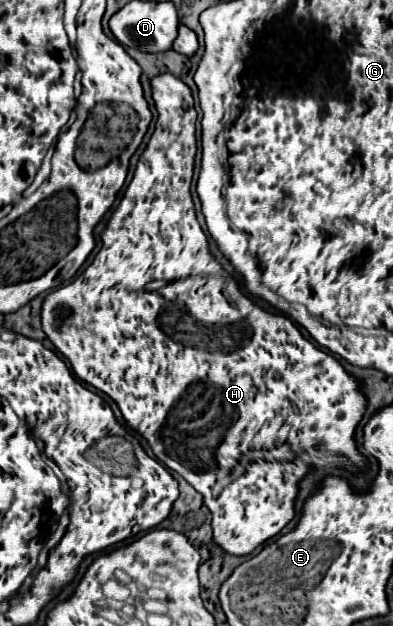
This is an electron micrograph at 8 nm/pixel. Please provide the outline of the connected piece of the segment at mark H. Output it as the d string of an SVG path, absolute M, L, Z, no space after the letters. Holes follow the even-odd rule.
M164 73L164 75L158 75L152 79L152 97L156 101L156 111L158 111L156 131L152 133L148 147L144 149L146 155L140 155L134 179L130 181L130 185L122 197L120 207L112 213L112 217L110 217L110 221L102 233L102 249L94 257L92 265L86 267L84 273L76 277L76 281L52 291L44 299L42 329L44 329L46 337L54 343L54 347L70 361L76 377L90 383L92 387L104 391L106 395L110 395L118 403L128 426L132 430L138 431L148 441L156 459L162 461L172 471L176 471L178 475L182 475L204 497L204 505L212 513L214 541L224 551L228 551L232 555L248 555L258 545L262 545L270 537L278 535L286 527L286 523L294 517L294 499L298 493L296 483L302 477L302 473L296 473L294 461L282 463L276 459L268 459L270 455L266 455L266 451L276 447L280 441L288 441L288 445L292 445L292 451L294 453L298 451L296 453L298 459L302 461L302 457L304 457L304 463L308 463L308 461L312 461L314 465L336 463L338 455L340 455L340 465L344 465L348 469L364 467L366 459L356 451L352 433L354 433L354 429L362 417L362 411L366 407L366 399L360 391L360 383L354 377L350 377L344 371L344 367L330 353L318 349L308 339L304 339L302 333L298 331L298 327L286 315L280 315L280 313L276 315L276 313L264 311L262 307L254 305L242 291L238 291L236 283L228 283L230 277L226 275L222 265L216 263L216 259L212 257L212 253L208 249L208 239L206 239L206 235L200 229L200 223L196 219L192 193L190 193L190 181L192 181L192 173L194 173L194 155L197 151L196 121L198 117L194 108L192 91L178 77ZM262 451L266 457L264 461L252 457L254 453L262 453Z

